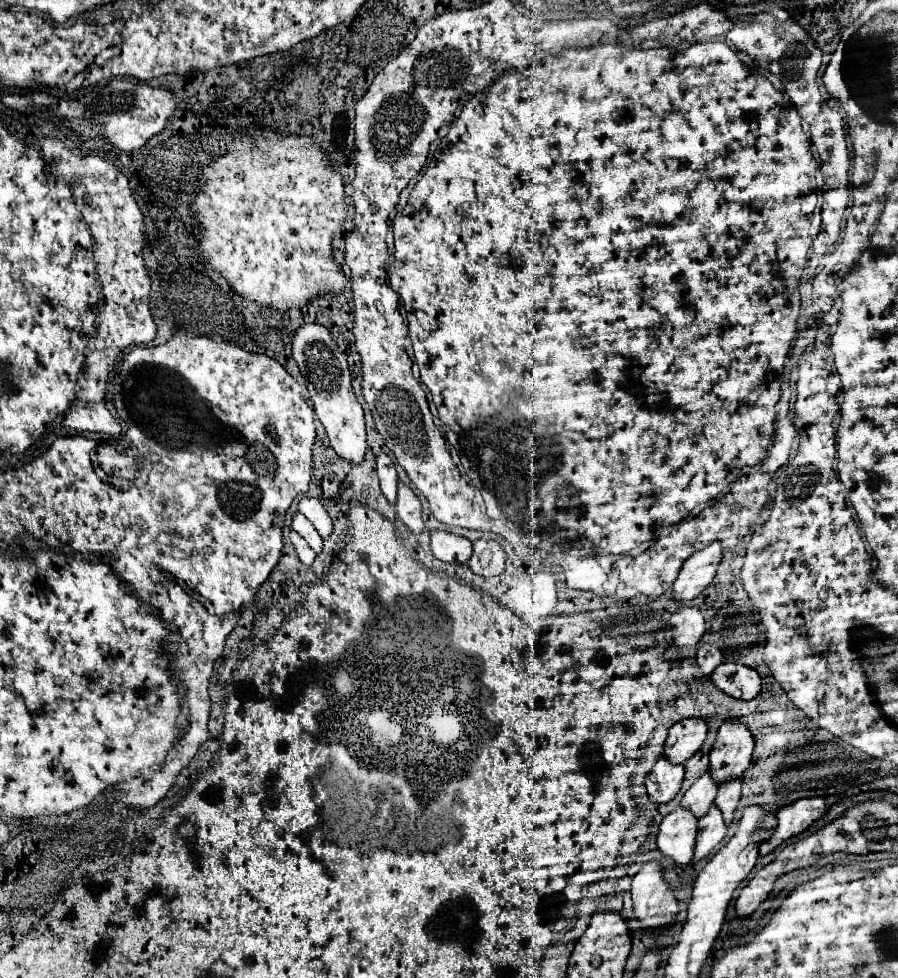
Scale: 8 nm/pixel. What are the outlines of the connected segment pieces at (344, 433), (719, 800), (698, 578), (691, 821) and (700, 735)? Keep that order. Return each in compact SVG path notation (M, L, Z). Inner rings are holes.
M318 323L302 325L292 339L292 353L300 367L302 377L308 383L310 399L314 411L322 425L326 427L332 449L352 463L360 463L366 453L366 431L364 431L364 411L352 391L352 377L348 369L346 355L338 349L330 331Z
M734 777L734 779L720 783L714 803L720 807L726 823L730 823L734 819L734 809L738 807L738 801L740 801L740 781L742 781L740 777Z
M714 541L708 547L704 547L700 553L694 553L690 559L684 561L672 593L676 599L688 601L694 599L708 587L714 579L714 573L722 561L722 543Z
M682 805L668 813L658 831L658 849L670 857L676 865L686 865L694 857L694 845L696 845L696 833L698 833L698 819L690 809L684 809Z
M688 717L674 723L664 743L664 755L674 763L684 763L688 757L692 757L692 753L696 753L696 749L700 749L706 731L706 723L696 717Z

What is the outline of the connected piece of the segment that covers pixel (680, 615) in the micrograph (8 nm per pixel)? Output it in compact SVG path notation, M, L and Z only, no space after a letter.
M680 607L668 619L666 629L670 629L670 643L690 647L702 639L706 631L706 621L698 607Z

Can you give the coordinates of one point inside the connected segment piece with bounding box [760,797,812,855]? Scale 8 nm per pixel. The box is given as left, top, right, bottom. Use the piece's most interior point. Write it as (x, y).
(794, 818)

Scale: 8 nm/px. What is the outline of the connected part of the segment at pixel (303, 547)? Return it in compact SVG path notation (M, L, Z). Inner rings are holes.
M290 531L290 541L292 541L292 545L294 545L296 553L298 553L298 559L300 559L304 565L312 565L314 557L316 557L316 553L312 553L312 547L310 547L298 533L294 533L294 531Z

